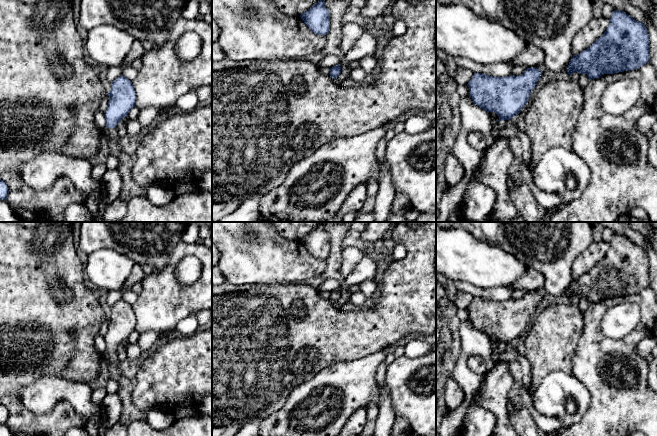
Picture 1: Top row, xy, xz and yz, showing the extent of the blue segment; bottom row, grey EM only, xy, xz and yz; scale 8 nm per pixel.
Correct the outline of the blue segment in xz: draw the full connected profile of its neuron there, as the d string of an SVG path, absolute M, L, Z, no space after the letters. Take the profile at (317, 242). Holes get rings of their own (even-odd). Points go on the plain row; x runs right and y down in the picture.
M324 223L318 225L308 235L300 239L309 253L318 259L328 259L330 254L330 237Z

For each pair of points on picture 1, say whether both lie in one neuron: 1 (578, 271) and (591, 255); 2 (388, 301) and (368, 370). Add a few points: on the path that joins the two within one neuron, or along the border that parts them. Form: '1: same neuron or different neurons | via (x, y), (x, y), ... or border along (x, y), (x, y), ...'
1: same neuron | via (580, 267), (588, 259)
2: different neurons | border along (381, 350), (351, 361)

